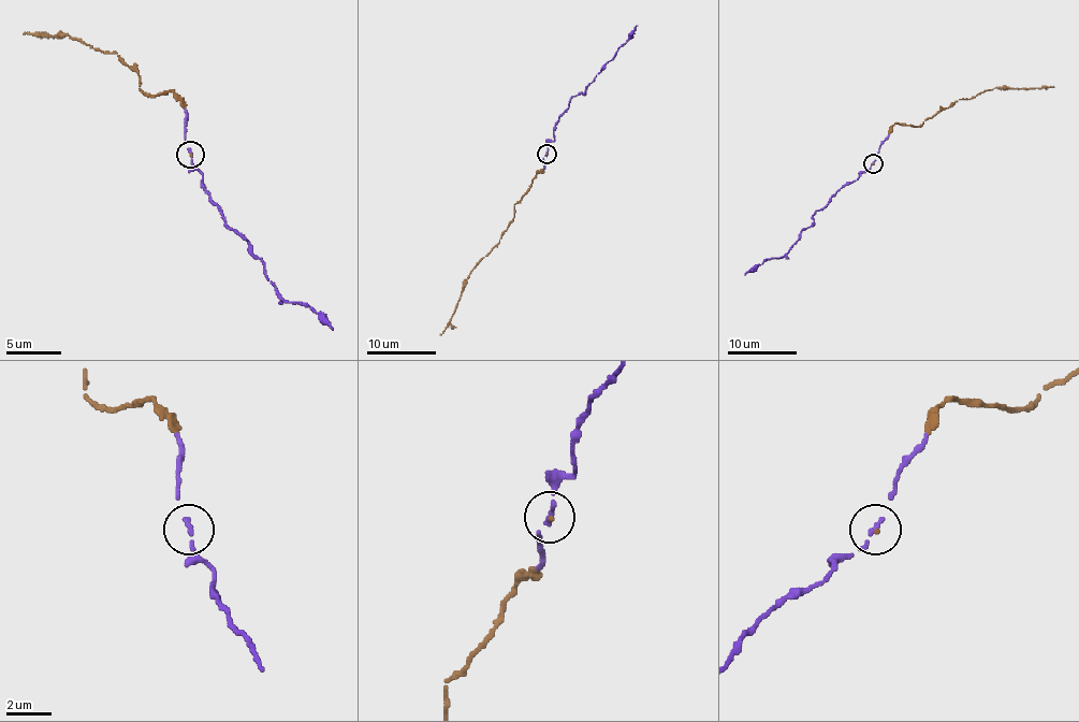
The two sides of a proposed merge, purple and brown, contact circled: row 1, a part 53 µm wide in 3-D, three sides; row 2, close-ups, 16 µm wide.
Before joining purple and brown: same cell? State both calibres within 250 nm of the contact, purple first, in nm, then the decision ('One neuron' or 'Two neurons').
Thickness 240 nm (purple) against 140 nm. One neuron

